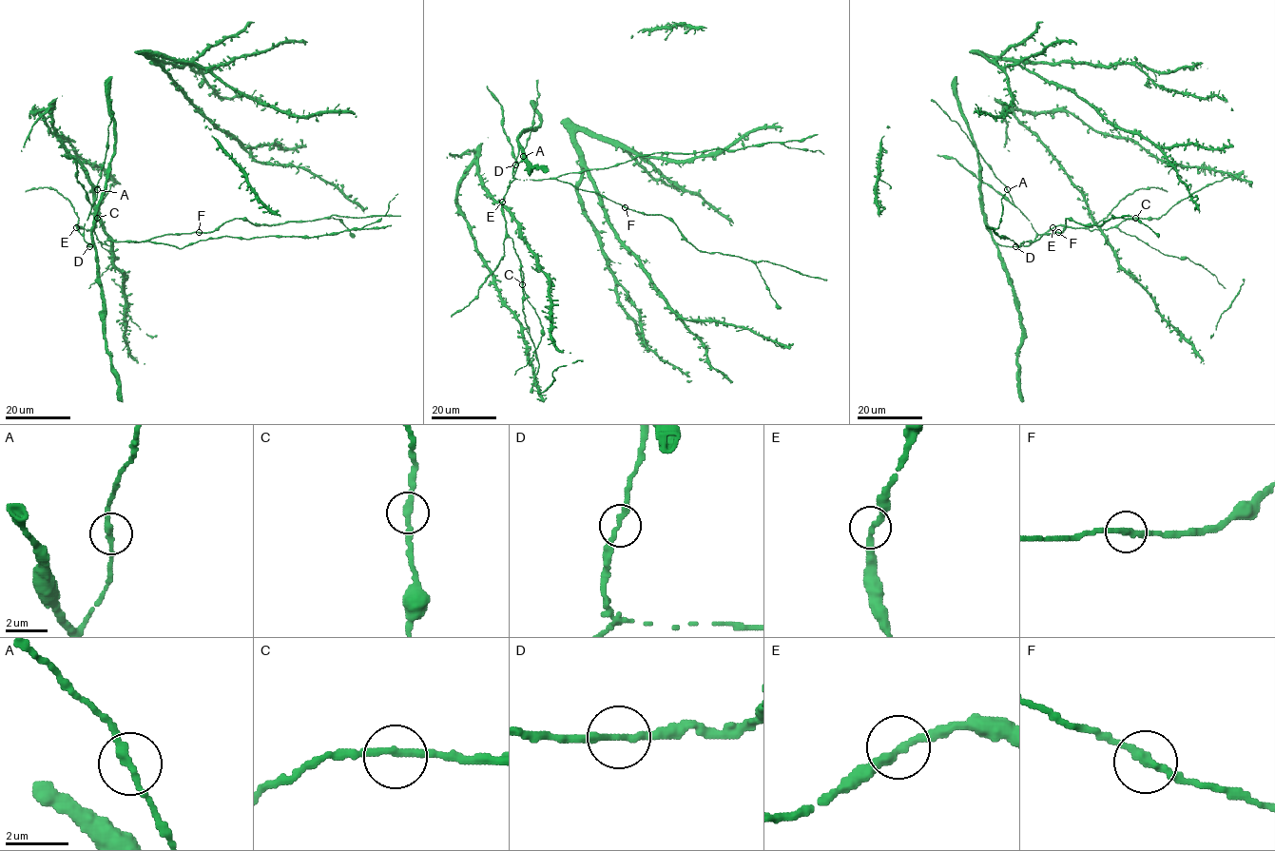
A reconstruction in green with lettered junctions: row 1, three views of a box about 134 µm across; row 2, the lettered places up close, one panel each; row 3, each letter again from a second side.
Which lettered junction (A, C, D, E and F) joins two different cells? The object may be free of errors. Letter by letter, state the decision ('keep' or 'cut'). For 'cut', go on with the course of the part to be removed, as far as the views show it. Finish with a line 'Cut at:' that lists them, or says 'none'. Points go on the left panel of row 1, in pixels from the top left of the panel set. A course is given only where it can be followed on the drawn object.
A: keep
C: keep
D: keep
E: keep
F: keep
Cut at: none

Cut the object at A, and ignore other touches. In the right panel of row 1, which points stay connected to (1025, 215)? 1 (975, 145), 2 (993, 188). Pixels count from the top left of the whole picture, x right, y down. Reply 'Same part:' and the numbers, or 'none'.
Same part: 2

